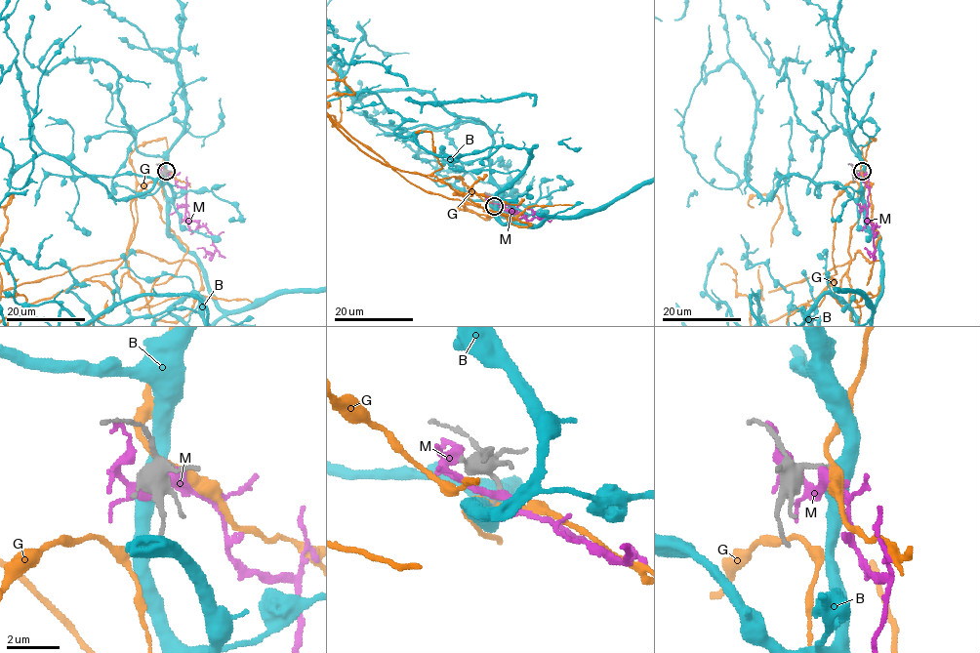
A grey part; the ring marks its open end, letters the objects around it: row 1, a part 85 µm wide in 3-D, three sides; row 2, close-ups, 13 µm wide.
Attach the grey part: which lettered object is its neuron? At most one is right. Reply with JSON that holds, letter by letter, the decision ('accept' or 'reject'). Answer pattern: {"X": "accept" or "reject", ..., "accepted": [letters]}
{"B": "reject", "G": "reject", "M": "reject", "accepted": []}

